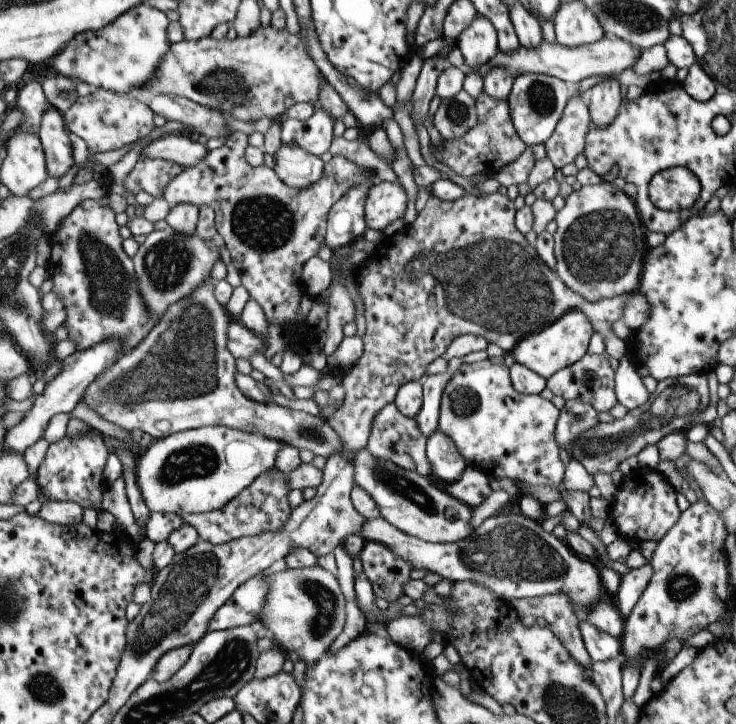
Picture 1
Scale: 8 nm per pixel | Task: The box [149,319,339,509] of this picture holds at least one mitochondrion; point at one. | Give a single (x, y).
(313, 433)

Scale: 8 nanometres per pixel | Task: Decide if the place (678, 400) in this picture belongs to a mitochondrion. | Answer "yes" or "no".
yes

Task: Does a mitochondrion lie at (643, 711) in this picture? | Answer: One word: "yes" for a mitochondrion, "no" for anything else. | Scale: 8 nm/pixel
no

